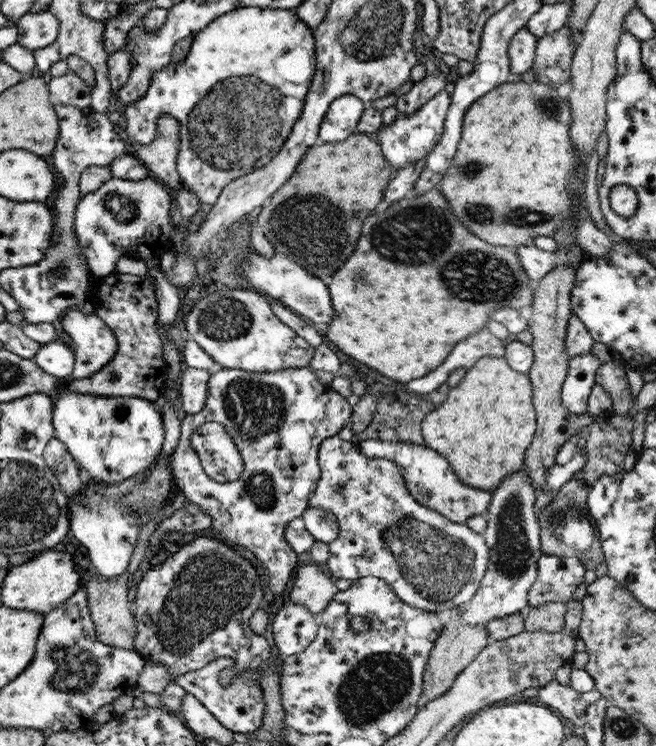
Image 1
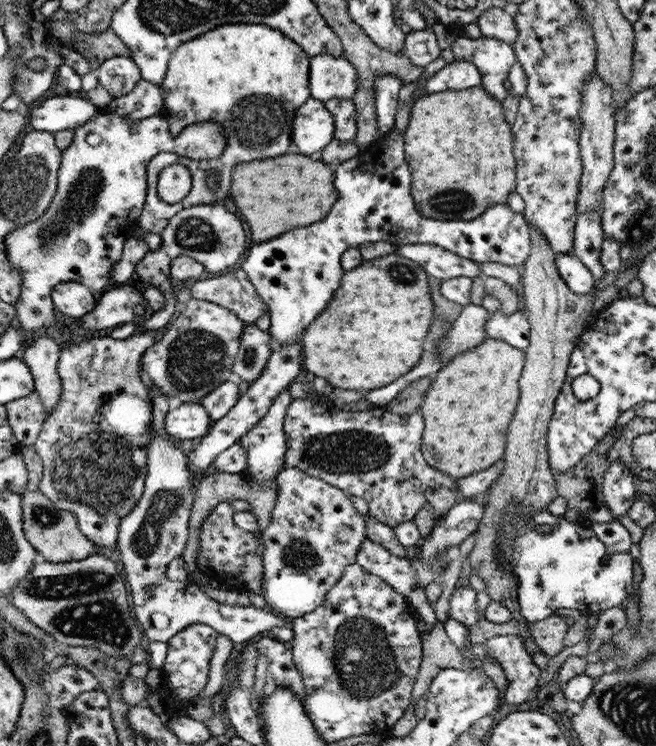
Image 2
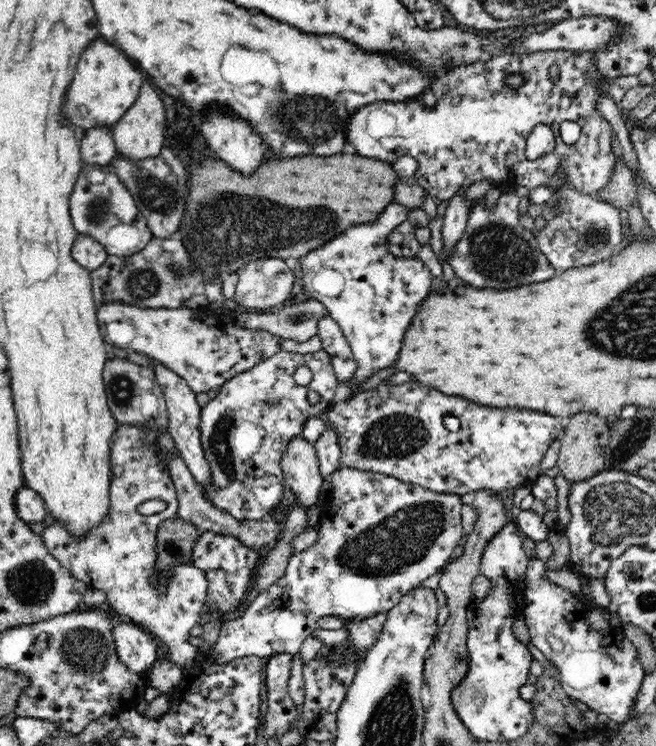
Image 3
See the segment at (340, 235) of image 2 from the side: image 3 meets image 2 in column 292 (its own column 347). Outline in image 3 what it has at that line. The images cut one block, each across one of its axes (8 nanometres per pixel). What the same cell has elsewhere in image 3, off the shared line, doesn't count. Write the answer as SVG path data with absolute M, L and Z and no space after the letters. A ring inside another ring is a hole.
M391 202L374 222L352 225L325 245L299 258L304 294L321 302L328 309L328 313L338 323L352 349L357 370L355 381L350 383L355 387L355 394L358 394L362 382L379 370L392 366L392 362L398 358L404 332L410 325L417 307L432 292L430 286L433 276L421 259L416 256L414 258L394 256L388 250L388 235L396 226L407 220L410 211L407 206Z

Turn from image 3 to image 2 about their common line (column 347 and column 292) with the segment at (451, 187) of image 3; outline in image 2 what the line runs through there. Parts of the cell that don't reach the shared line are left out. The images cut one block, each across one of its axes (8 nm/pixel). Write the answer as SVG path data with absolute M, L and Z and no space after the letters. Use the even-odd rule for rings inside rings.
M312 97L296 110L292 125L290 138L293 150L306 156L320 152L335 139L332 113L326 109L324 102Z

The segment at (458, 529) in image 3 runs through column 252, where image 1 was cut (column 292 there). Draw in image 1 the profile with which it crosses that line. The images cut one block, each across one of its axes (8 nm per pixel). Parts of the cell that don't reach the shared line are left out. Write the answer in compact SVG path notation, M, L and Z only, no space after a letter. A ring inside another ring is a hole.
M294 601L284 602L280 610L272 609L275 615L272 616L272 632L274 644L282 656L300 654L315 638L318 632L318 618L310 614L306 608L300 604L294 604Z

